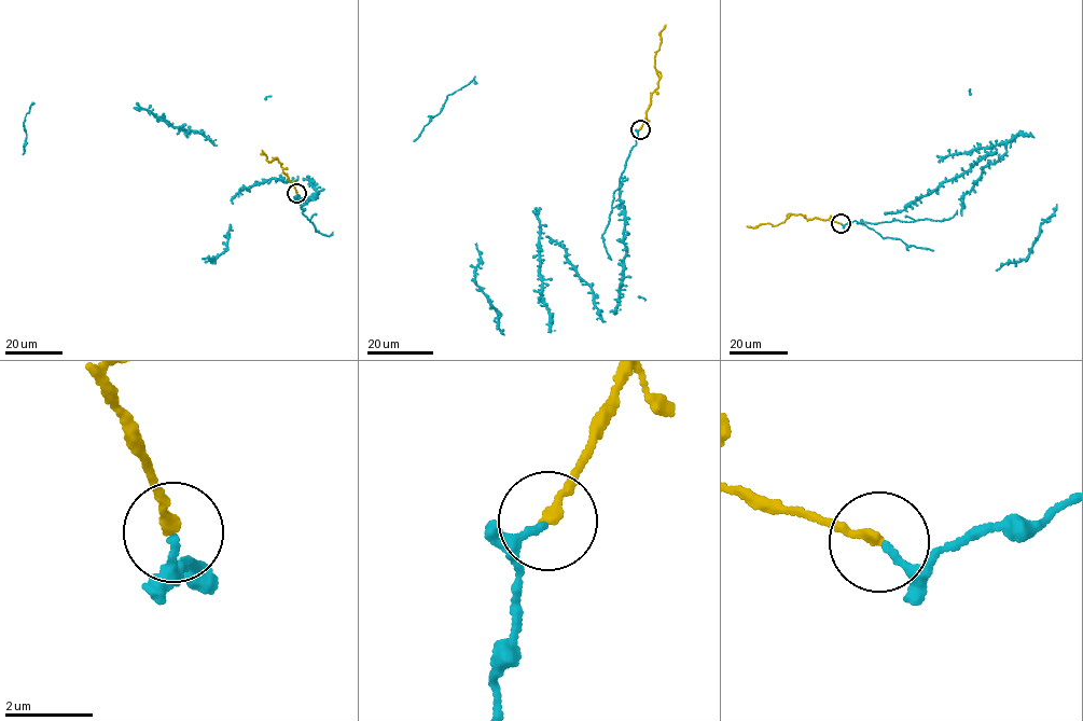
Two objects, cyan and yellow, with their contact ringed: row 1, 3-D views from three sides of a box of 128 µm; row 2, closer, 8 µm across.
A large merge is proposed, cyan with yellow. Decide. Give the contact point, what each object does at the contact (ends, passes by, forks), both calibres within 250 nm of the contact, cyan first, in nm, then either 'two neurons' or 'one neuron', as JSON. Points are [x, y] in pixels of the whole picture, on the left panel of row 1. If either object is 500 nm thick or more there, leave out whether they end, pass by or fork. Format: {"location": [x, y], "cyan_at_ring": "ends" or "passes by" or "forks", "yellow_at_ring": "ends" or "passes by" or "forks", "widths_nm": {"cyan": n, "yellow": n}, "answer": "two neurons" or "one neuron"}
{"location": [296, 193], "cyan_at_ring": "ends", "yellow_at_ring": "ends", "widths_nm": {"cyan": 180, "yellow": 200}, "answer": "one neuron"}

